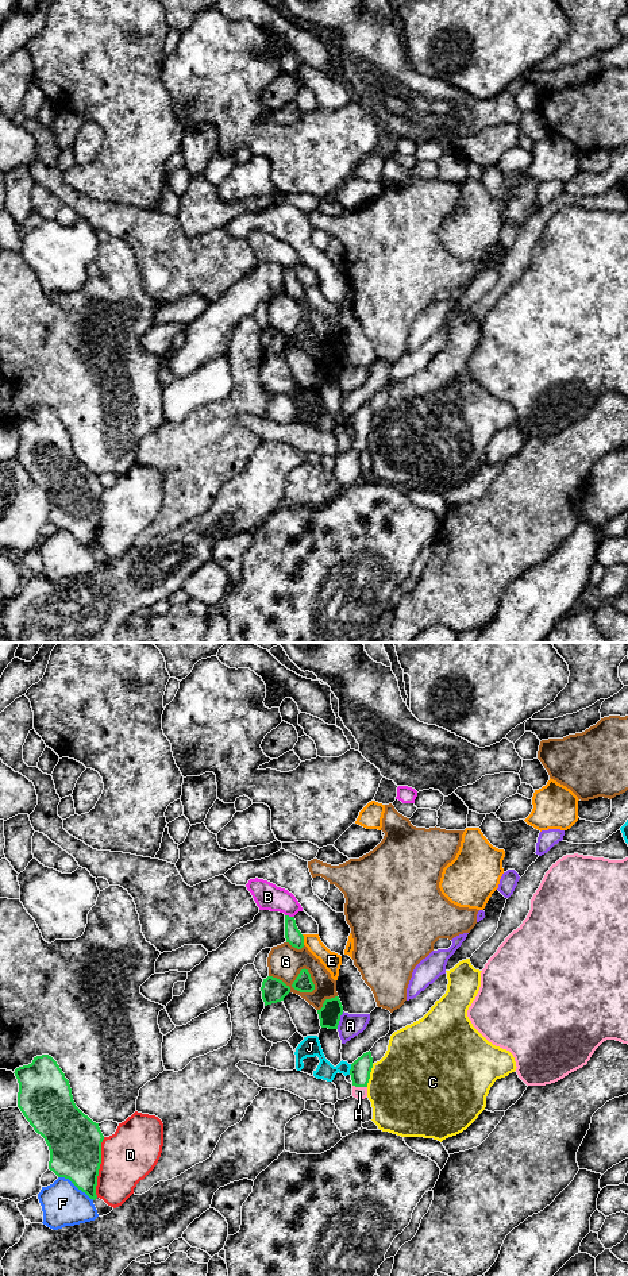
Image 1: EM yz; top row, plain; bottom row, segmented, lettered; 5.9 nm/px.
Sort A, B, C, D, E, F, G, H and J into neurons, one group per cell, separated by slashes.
A / B / C / D / E / F / G / H / J

